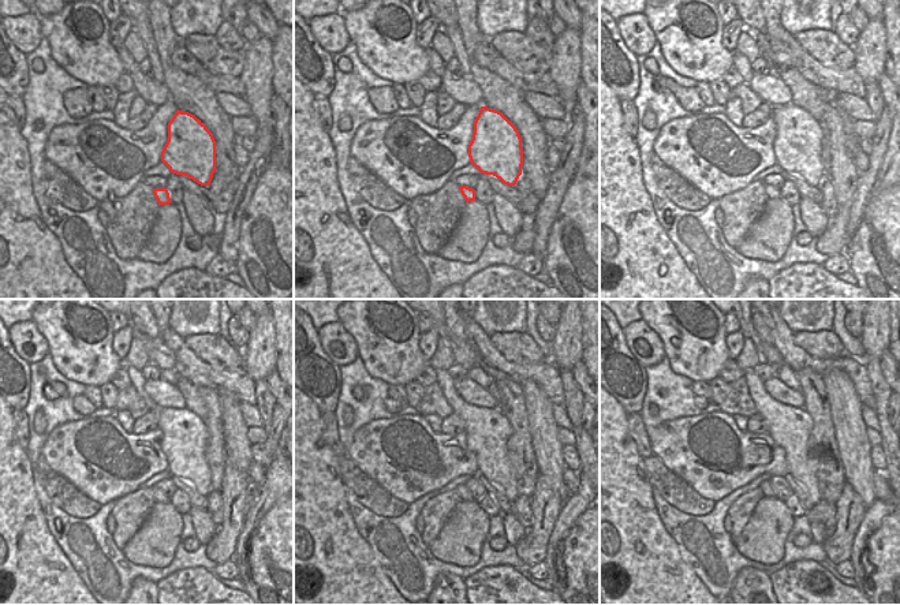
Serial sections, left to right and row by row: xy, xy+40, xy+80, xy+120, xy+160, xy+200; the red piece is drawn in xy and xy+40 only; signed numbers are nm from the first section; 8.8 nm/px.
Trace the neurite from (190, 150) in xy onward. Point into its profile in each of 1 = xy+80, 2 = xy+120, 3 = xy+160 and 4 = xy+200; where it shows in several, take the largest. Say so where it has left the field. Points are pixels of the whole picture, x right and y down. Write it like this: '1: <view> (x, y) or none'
1: xy+80 (798, 142)
2: xy+120 (185, 437)
3: xy+160 (488, 430)
4: xy+200 (790, 428)

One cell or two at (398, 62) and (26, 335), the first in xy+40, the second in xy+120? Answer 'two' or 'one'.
two

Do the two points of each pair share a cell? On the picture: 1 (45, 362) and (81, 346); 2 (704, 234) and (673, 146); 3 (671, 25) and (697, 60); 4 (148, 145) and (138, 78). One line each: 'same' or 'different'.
1: different
2: different
3: same
4: different

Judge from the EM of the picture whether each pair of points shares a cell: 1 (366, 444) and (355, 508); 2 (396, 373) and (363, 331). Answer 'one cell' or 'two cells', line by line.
1: two cells
2: one cell

